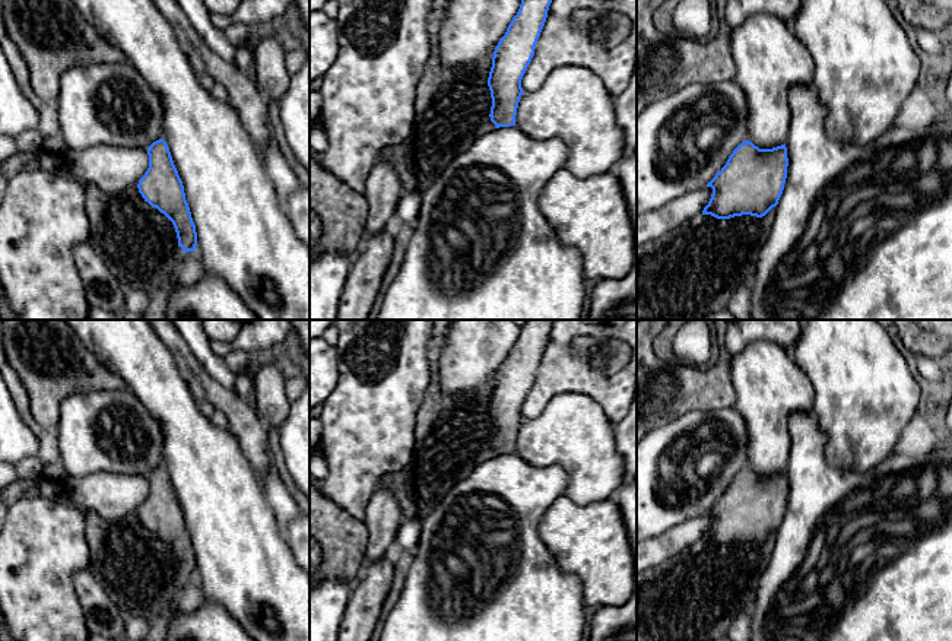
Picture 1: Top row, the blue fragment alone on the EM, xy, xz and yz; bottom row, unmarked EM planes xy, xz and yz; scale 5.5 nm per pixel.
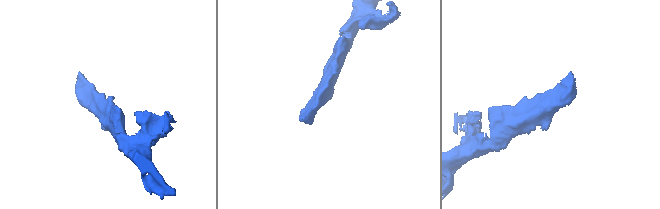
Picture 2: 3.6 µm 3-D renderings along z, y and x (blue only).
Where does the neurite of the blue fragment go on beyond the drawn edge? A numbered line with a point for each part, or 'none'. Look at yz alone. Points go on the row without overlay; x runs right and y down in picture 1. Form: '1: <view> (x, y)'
1: yz (695, 596)

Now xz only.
1: xz (453, 434)

